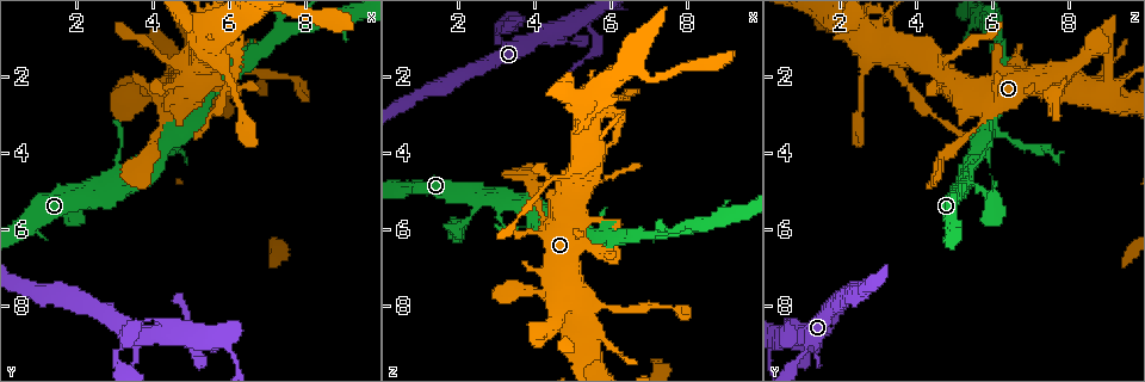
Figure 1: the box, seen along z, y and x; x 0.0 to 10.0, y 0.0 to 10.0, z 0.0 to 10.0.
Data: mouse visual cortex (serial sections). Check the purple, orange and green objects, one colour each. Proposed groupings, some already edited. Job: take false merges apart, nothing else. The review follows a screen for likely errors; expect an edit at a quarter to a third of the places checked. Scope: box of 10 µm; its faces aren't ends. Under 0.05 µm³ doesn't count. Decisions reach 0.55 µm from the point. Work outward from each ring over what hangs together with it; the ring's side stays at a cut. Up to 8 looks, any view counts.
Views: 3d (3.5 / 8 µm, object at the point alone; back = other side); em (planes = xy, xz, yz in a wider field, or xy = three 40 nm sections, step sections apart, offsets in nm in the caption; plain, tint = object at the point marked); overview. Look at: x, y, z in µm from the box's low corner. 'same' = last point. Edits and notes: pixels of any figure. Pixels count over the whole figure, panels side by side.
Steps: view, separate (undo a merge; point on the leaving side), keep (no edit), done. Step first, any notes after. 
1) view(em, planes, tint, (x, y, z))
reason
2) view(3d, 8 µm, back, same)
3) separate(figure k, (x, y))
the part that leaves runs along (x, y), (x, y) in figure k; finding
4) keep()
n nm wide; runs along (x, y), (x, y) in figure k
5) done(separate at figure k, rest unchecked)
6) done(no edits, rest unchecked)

view(3d, 3.5 µm, (5.80, 1.30, 2.85))
narrows sharply

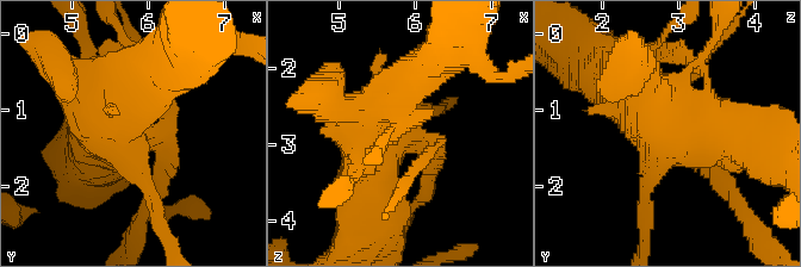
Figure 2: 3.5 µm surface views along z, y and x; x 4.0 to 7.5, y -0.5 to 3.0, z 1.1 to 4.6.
view(em, xy, step 5, tint, same)

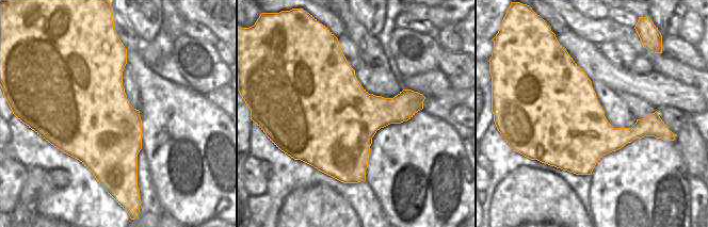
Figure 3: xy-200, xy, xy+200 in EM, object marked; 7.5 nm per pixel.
separate(figure 2, (161, 177))
two cells meet here

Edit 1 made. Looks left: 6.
view(3d, 3.5 µm, (8.00, 0.70, 6.00))
calibre changes

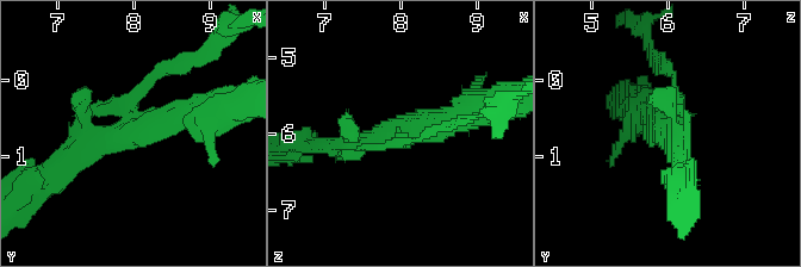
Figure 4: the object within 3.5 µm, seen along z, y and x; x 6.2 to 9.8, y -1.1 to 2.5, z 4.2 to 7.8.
view(em, xy, step 3, tint, (8.05, 0.60, 5.95))

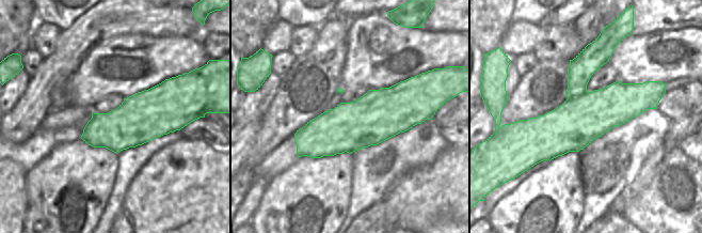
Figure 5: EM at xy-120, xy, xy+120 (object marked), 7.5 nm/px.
separate(figure 4, (666, 72))
border along (586, 91), (576, 97), (568, 98) in figure 5; two cells meet here

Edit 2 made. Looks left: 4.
view(3d, 8 µm, (5.40, 9.10, 0.70))
three arms meet

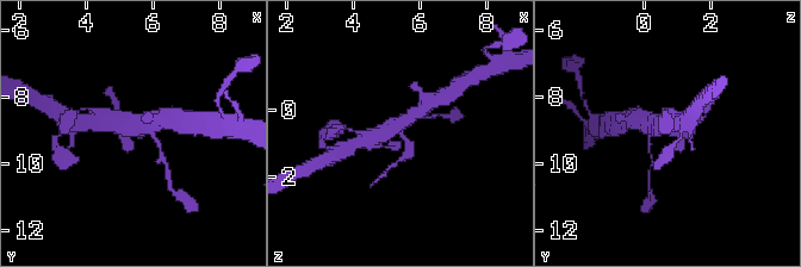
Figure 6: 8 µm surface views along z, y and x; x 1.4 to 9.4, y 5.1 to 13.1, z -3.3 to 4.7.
view(em, xy, step 3, tint, same)

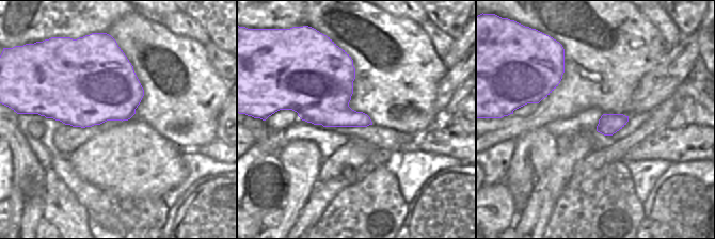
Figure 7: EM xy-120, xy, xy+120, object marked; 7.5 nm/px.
keep()
runs along (374, 137), (397, 129), (408, 142), (399, 160) in figure 6; all the same cell

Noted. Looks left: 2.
done(separate at figure 2, separate at figure 4, rest unchecked)

